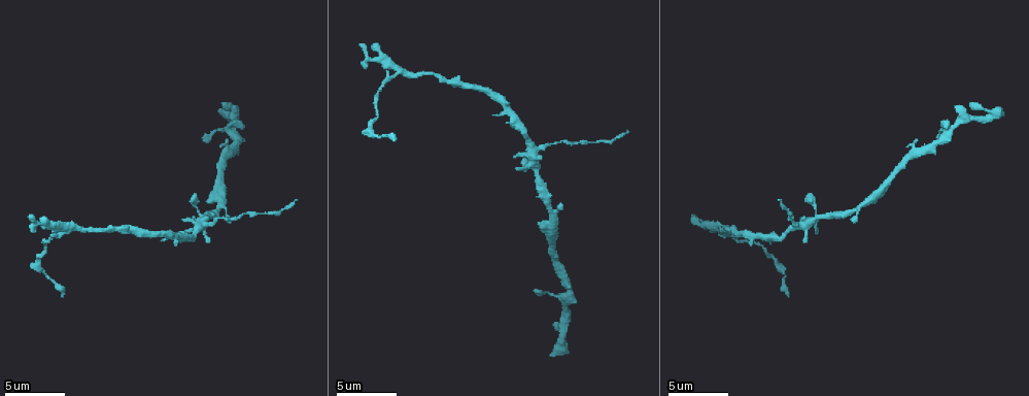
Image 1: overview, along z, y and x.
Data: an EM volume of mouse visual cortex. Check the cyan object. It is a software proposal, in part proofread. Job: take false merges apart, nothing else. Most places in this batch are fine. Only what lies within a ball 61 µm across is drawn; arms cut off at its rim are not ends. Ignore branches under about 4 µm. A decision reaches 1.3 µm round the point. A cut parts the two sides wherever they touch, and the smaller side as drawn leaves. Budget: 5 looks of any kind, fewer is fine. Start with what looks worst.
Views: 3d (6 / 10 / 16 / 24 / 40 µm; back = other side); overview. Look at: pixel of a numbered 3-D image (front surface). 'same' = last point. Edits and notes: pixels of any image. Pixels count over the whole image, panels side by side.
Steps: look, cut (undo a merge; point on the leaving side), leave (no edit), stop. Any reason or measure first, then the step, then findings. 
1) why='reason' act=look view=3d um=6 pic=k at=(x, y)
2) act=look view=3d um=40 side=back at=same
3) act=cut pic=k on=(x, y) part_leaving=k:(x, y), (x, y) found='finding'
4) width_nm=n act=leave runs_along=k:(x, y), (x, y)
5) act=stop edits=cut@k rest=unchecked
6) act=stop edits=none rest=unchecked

why='small branch off a trunk' act=look view=3d um=10 pic=1 at=(535, 148)

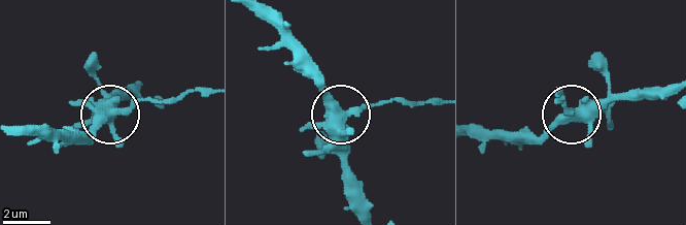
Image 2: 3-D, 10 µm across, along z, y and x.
arms=5 act=cut pic=2 on=(388, 101) part_leaving=2:(356, 111), (396, 100), (437, 100) found='two neurons meet here'

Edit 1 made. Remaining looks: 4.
why='see it whole again' act=look view=overview

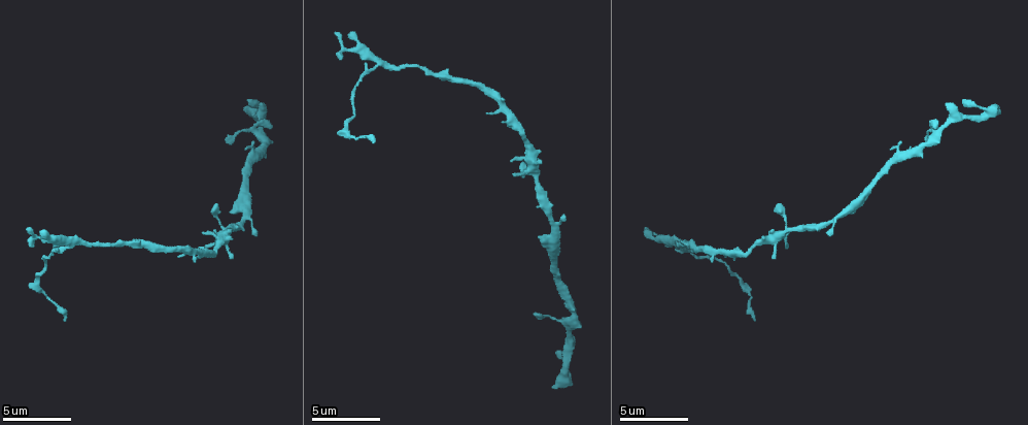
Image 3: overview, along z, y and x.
why='three arms meet' act=look view=3d um=16 pic=3 at=(244, 216)

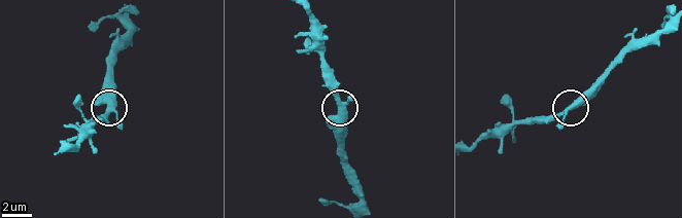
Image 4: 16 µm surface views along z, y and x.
act=leave runs_along=4:(475, 141), (521, 122), (547, 121), (605, 72) found='continuous, no second neuron'

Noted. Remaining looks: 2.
act=look view=3d um=10 pic=3 at=(432, 75)

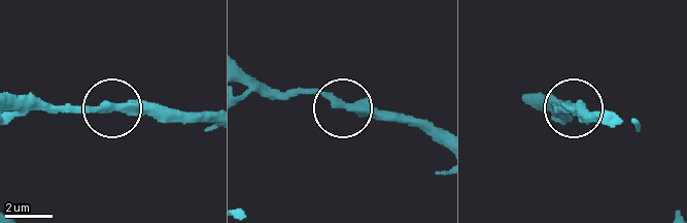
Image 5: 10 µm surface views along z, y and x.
why='from behind' act=look view=3d um=10 side=back pic=5 at=(110, 106)

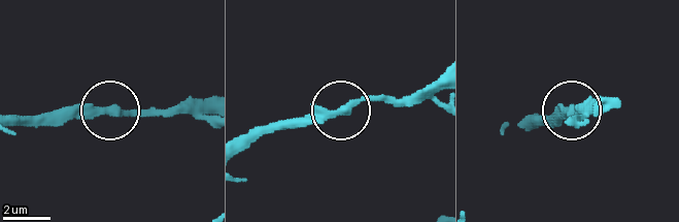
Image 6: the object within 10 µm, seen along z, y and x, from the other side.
act=leave runs_along=6:(13, 123), (67, 112), (190, 112) found='continuous, no second neuron'

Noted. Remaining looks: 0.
act=stop edits=cut@2 rest=unchecked

